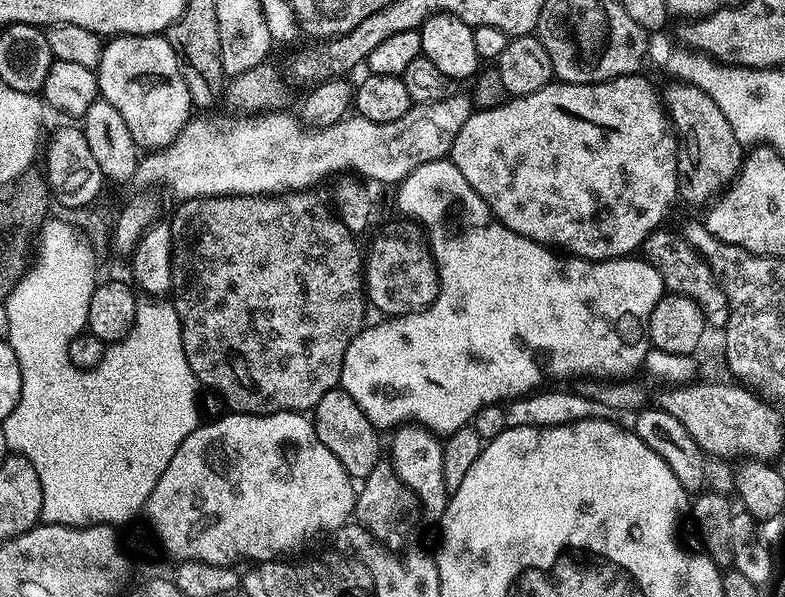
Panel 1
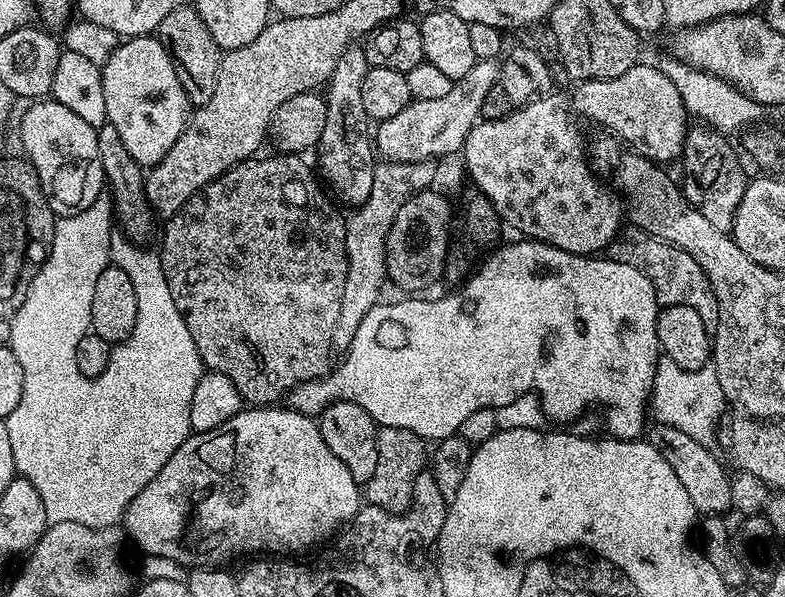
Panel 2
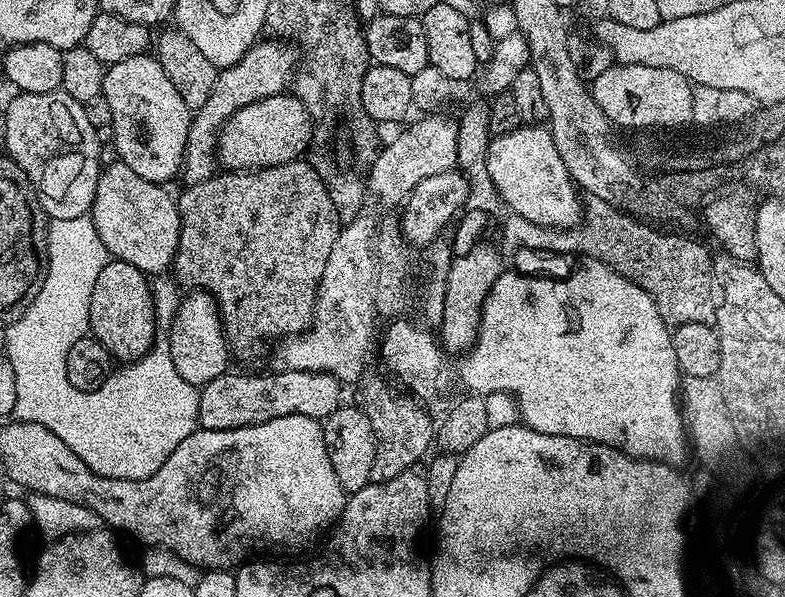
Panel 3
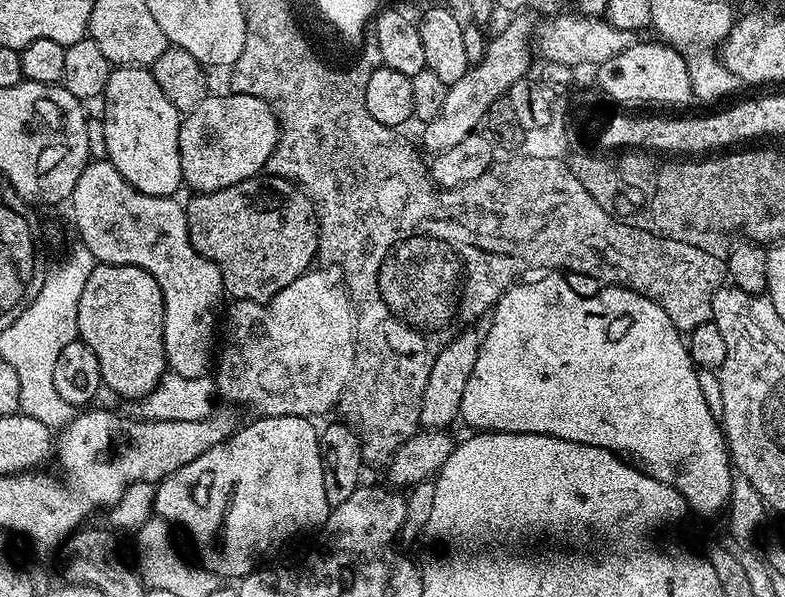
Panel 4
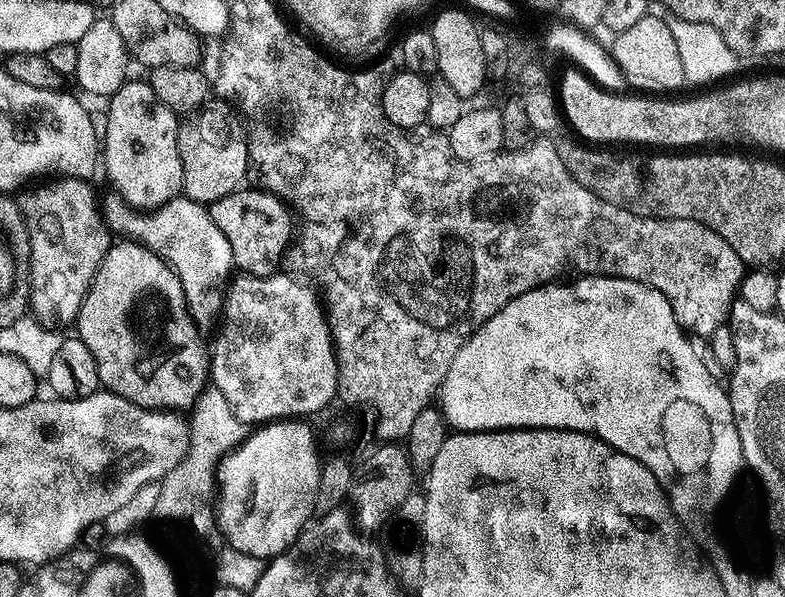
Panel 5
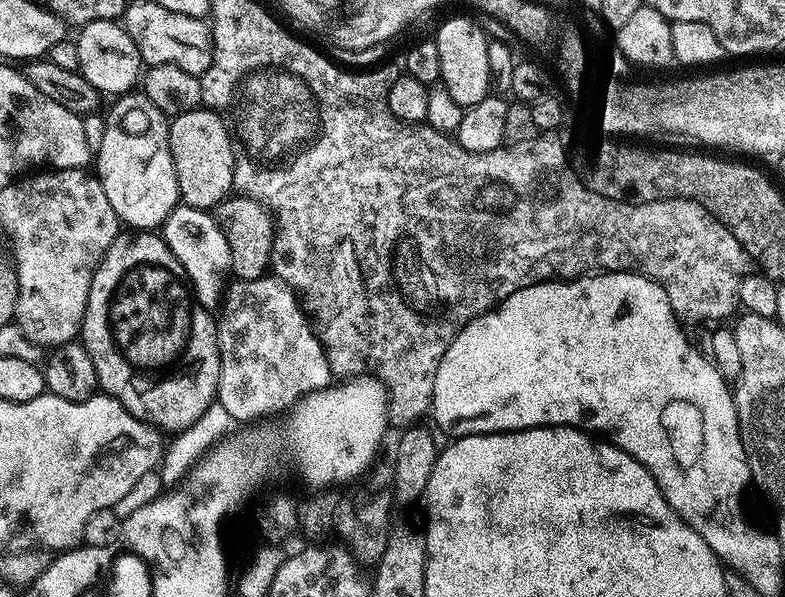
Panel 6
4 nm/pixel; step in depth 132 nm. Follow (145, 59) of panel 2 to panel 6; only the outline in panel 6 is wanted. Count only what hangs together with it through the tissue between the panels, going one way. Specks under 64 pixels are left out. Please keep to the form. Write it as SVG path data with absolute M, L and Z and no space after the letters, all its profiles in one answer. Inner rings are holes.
M124 94L111 101L112 109L104 116L102 142L94 152L94 172L100 177L106 199L114 206L114 214L132 230L156 230L163 225L169 214L181 203L176 182L176 172L169 158L168 126L164 113L142 94Z

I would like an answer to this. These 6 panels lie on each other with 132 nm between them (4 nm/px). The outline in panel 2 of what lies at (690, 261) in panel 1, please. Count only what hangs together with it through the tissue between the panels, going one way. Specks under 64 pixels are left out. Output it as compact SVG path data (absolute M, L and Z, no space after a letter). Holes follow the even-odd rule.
M628 226L608 245L606 256L609 260L617 260L626 266L634 266L638 270L642 270L642 274L646 274L646 278L652 280L657 305L665 308L683 304L690 306L702 317L706 330L715 333L720 321L718 298L714 294L702 266L698 266L698 262L694 262L694 258L690 258L690 254L686 250L665 240L659 240L658 237L651 236L638 227Z

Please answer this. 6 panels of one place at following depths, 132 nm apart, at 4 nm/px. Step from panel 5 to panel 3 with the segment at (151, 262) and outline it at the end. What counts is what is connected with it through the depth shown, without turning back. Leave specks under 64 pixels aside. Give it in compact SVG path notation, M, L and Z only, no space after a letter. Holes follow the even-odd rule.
M109 259L103 266L90 297L88 326L91 335L117 361L141 360L158 340L152 286L144 271L129 262Z

